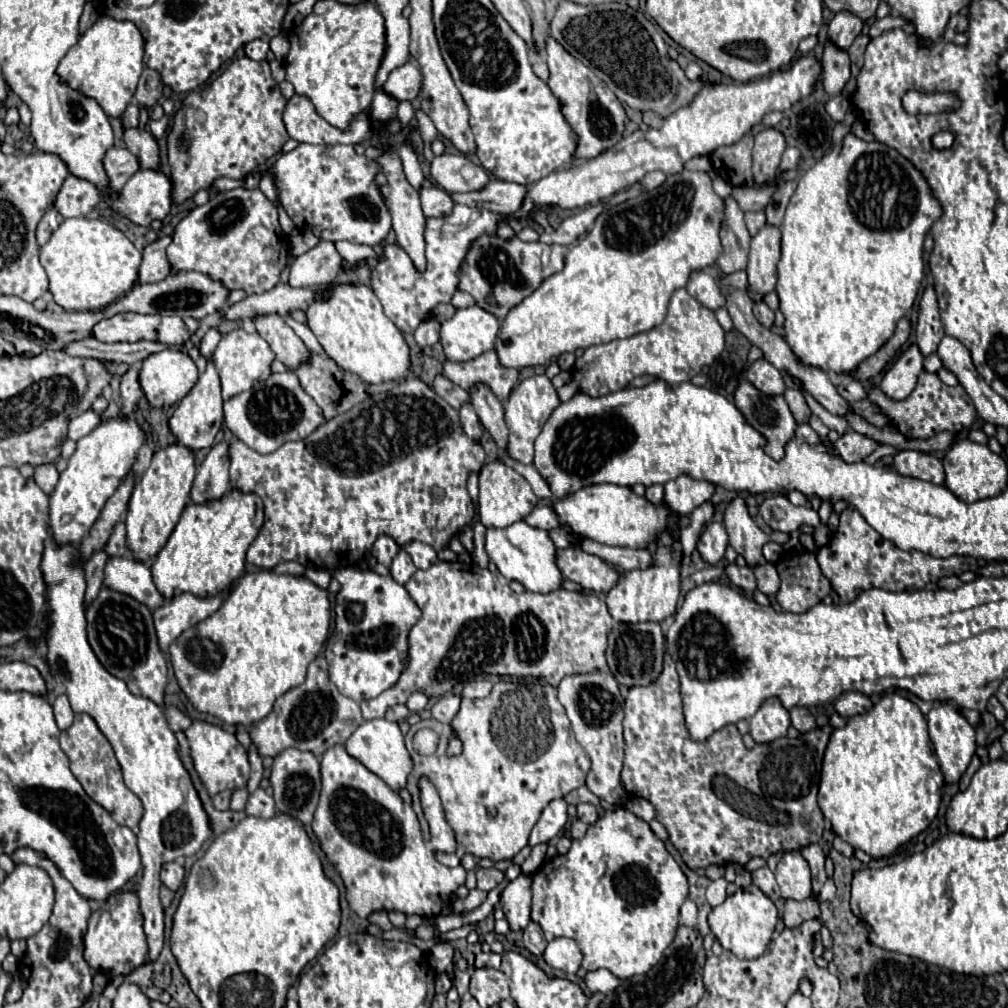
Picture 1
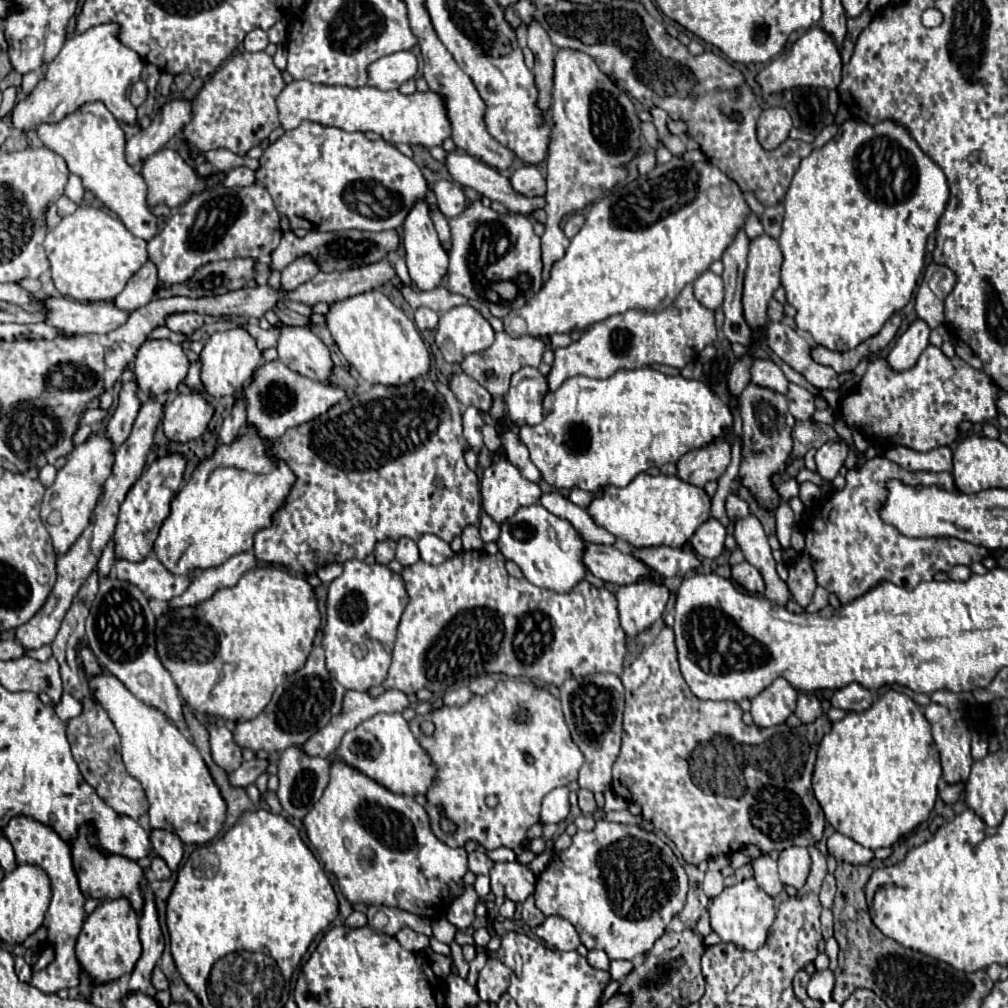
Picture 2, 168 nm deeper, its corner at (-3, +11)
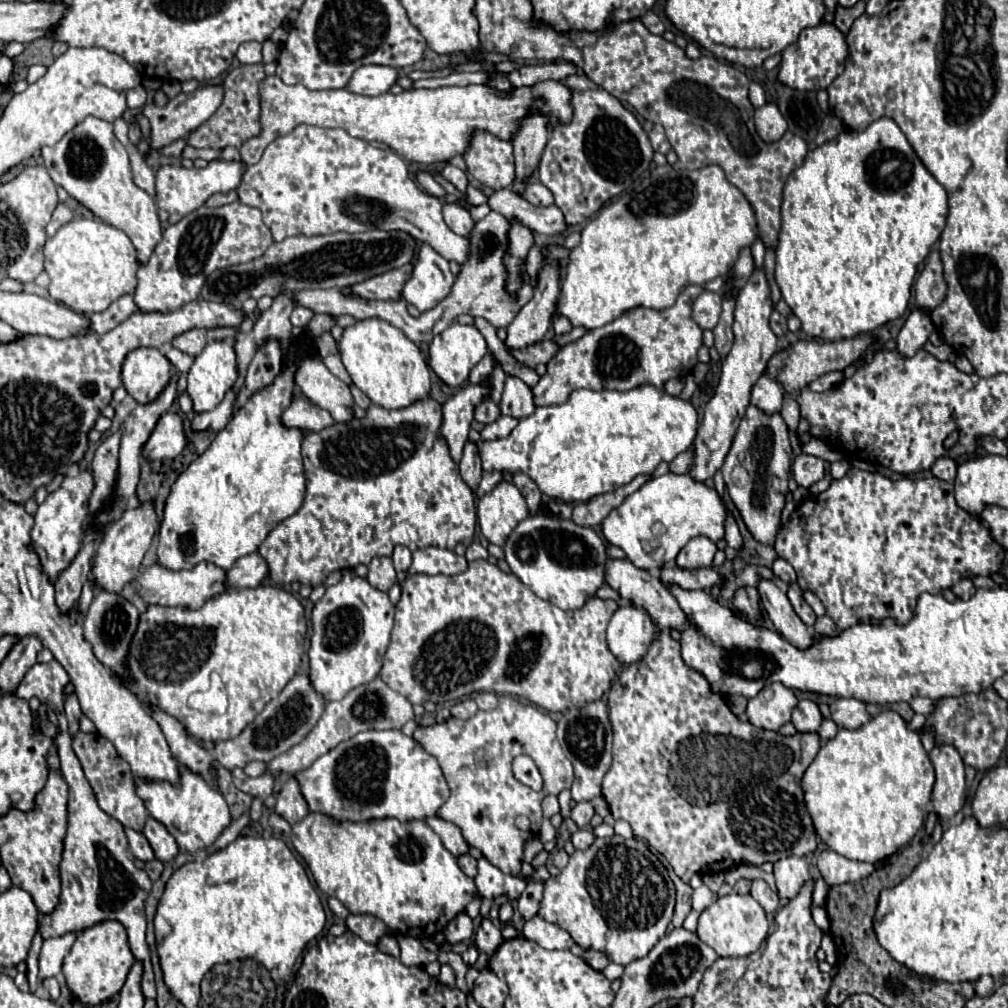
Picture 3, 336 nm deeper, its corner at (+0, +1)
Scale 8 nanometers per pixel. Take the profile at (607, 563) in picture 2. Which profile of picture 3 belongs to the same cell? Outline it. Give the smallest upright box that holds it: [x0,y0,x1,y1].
[607,559,687,631]

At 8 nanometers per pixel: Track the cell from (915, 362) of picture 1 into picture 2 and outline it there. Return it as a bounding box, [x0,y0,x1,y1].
[888,319,930,373]

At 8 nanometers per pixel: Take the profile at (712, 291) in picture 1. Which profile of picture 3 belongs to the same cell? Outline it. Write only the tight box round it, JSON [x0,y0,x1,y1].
[693,291,721,329]

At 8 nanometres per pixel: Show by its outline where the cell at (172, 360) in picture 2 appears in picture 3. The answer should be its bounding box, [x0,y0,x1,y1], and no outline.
[121,347,171,403]

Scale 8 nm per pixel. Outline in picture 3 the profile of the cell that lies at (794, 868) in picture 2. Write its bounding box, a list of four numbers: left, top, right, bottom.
[773,857,809,899]

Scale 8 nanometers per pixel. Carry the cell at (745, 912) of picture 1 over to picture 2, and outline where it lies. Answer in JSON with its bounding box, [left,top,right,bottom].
[708,879,776,951]

